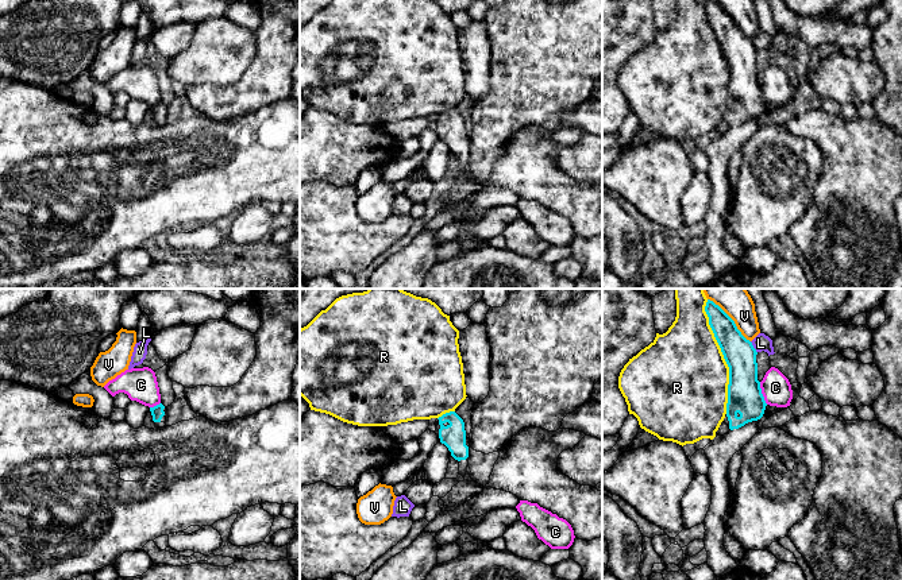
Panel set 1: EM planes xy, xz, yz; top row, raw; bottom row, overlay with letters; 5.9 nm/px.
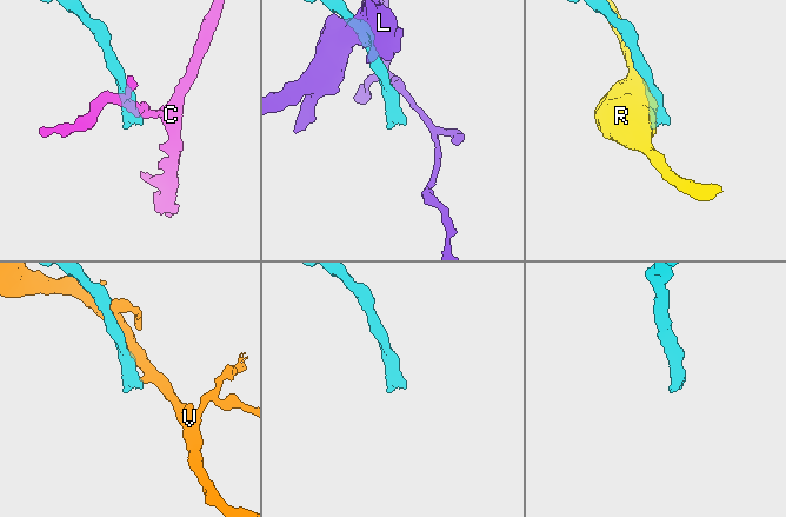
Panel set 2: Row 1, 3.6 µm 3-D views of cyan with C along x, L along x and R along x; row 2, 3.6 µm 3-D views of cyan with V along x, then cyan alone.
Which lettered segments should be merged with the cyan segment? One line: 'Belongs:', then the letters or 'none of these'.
Belongs: none of these

